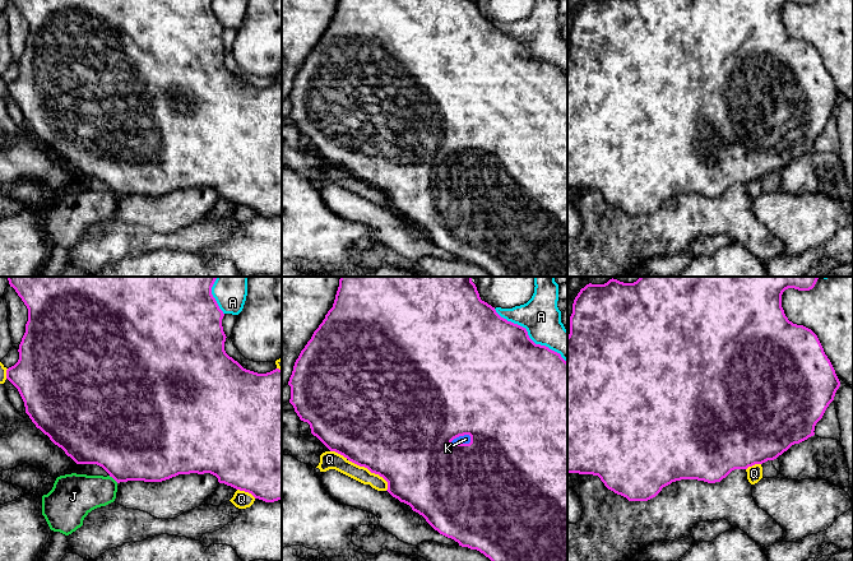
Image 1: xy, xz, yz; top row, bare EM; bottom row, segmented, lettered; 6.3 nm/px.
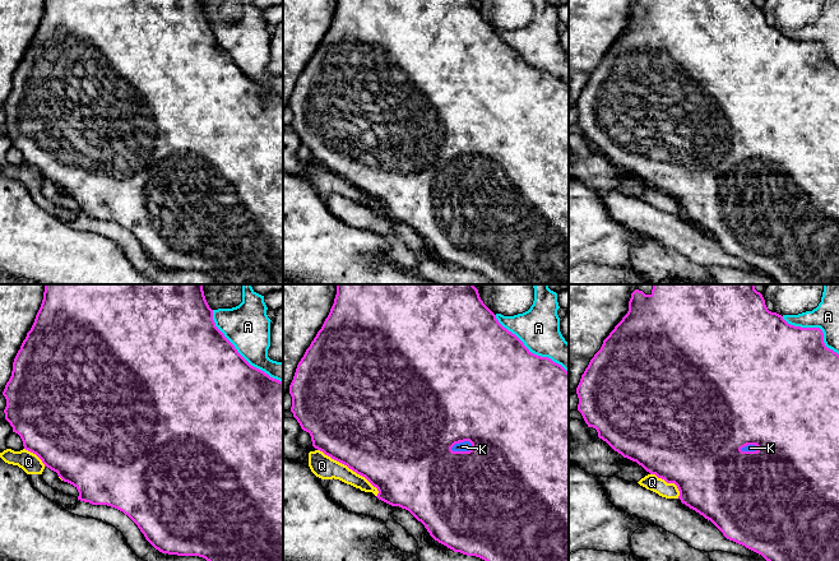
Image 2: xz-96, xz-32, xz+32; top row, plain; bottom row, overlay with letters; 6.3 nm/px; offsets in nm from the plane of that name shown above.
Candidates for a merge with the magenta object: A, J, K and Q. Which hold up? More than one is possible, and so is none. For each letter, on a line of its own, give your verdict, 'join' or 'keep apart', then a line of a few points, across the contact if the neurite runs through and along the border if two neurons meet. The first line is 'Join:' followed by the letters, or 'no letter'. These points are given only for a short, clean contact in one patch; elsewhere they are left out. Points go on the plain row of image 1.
Join: K
A: keep apart
J: keep apart
K: join
Q: keep apart

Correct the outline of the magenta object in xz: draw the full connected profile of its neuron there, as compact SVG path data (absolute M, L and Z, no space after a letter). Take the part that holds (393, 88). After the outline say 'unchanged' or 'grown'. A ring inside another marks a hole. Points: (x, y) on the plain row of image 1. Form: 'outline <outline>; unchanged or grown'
outline M339 0L333 22L296 74L288 99L291 101L289 117L300 134L310 139L314 150L330 166L383 191L388 196L386 205L422 230L440 249L454 254L462 261L479 265L492 277L567 277L567 76L560 68L536 59L525 42L501 32L495 22L481 14L476 0Z; grown

